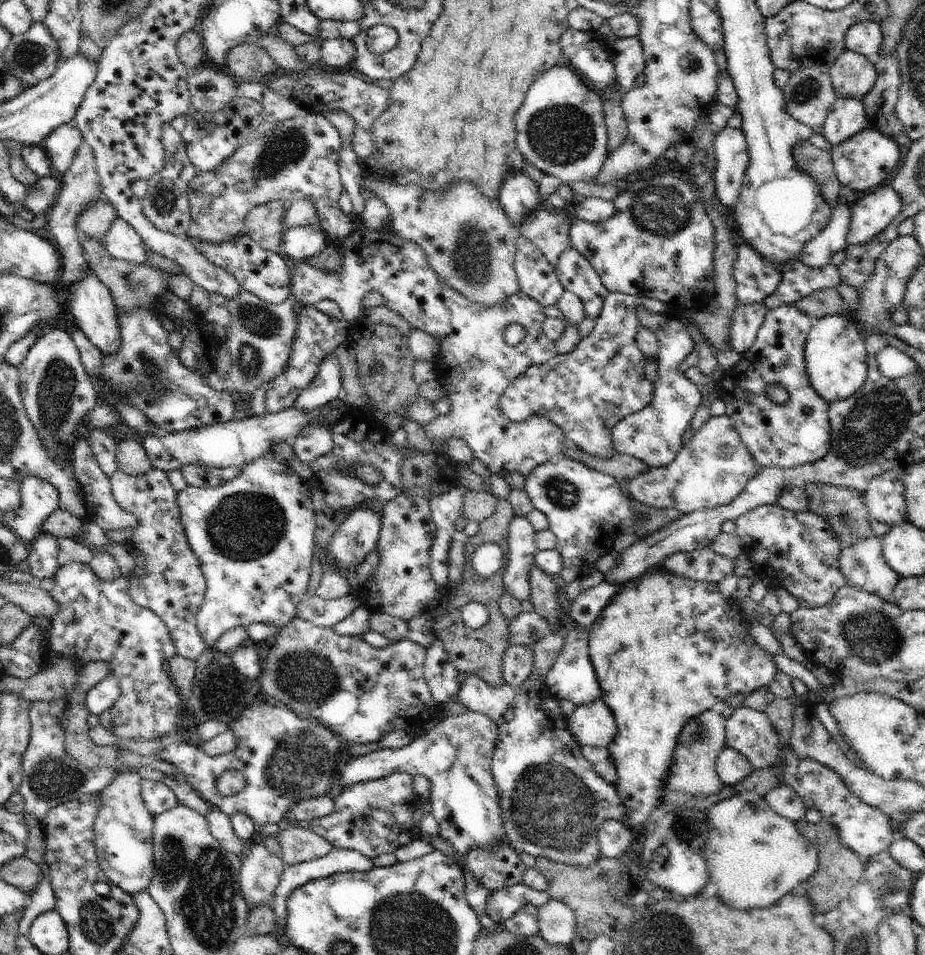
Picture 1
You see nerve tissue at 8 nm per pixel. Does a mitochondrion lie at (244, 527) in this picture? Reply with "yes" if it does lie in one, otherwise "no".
yes

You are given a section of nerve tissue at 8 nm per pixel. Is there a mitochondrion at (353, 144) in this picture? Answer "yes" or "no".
no

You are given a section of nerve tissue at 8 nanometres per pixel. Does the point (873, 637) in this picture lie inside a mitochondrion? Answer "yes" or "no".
yes

